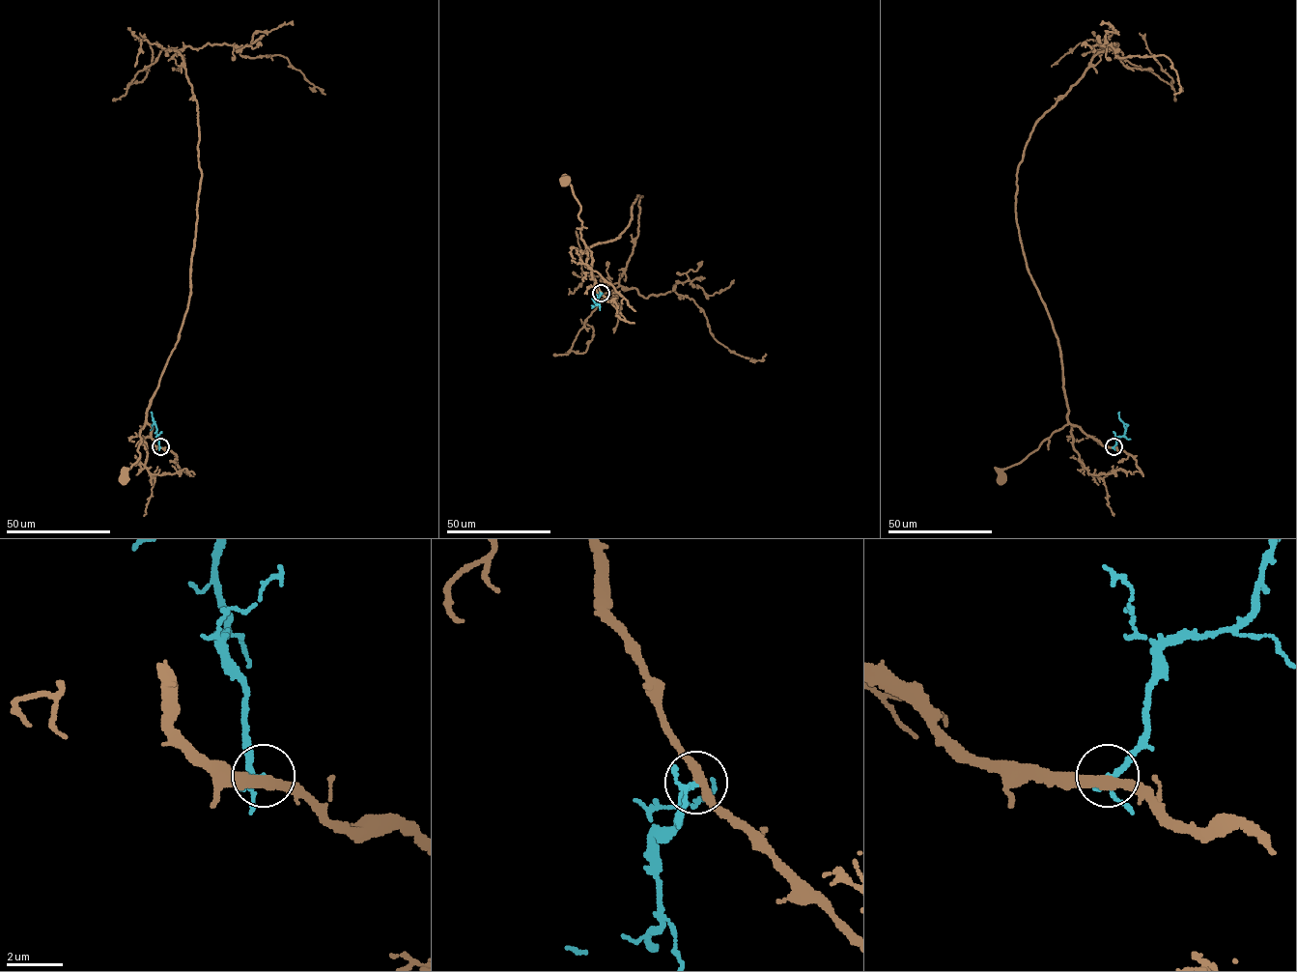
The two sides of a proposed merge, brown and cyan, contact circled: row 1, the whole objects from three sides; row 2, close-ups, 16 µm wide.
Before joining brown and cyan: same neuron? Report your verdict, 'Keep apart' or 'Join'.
Join

